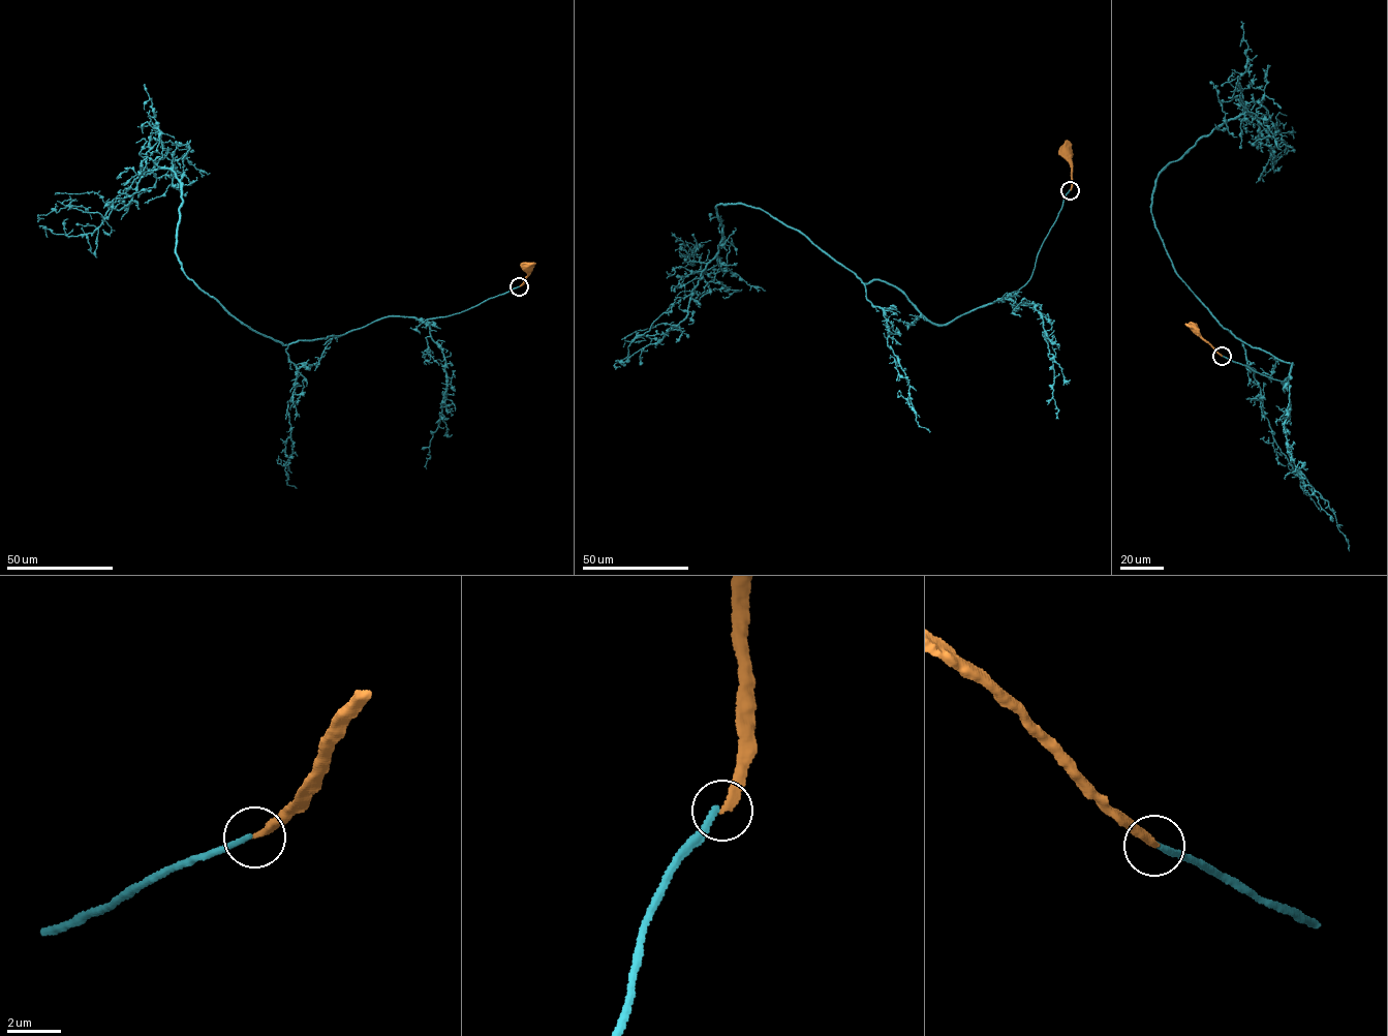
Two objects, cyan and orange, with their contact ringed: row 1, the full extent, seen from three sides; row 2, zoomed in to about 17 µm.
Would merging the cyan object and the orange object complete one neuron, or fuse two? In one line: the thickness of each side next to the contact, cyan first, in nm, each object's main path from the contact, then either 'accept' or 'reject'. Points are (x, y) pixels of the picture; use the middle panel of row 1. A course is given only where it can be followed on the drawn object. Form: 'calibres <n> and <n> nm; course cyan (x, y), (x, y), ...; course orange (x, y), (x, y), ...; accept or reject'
calibres 200 and 300 nm; course cyan (1070, 190), (1023, 286), (939, 325), (895, 287), (864, 283), (759, 208), (719, 204), (718, 254), (615, 368); course orange (1070, 190), (1071, 170), (1066, 151); reject

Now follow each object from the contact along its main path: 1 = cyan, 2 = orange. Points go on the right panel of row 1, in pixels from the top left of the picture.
1: (1222, 356), (1284, 382), (1293, 364), (1176, 272), (1155, 182), (1245, 112), (1257, 147), (1293, 139)
2: (1222, 356), (1194, 329)

